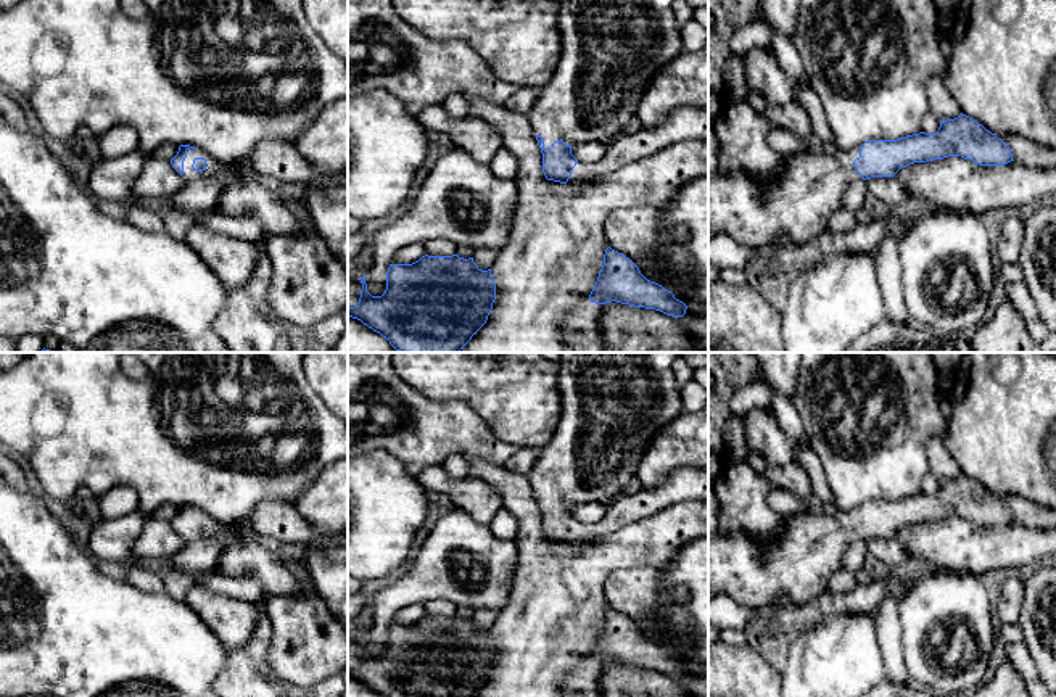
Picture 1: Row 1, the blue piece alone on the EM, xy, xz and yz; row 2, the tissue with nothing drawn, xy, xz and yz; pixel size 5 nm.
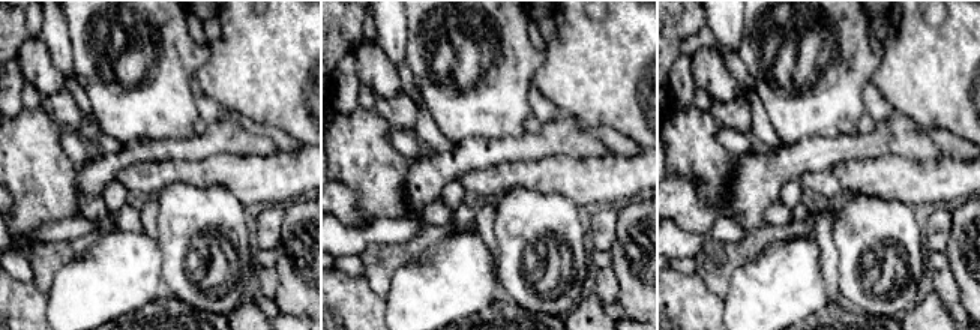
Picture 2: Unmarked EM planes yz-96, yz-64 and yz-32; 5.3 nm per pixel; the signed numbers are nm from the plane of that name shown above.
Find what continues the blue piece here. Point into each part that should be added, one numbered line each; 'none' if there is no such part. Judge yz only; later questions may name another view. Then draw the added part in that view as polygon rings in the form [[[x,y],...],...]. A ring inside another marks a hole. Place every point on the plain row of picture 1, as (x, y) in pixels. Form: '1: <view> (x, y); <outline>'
1: yz (808, 549); [[[808,509],[784,518],[781,531],[768,542],[747,533],[708,534],[708,599],[726,594],[752,610],[774,605],[779,596],[787,596],[795,605],[816,599],[827,591],[829,578],[844,568],[850,546],[863,541],[853,526],[856,518],[860,509],[827,515]]]

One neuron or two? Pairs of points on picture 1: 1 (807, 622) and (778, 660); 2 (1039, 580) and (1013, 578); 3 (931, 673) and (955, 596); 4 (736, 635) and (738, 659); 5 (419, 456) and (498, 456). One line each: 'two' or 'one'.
1: one
2: two
3: one
4: two
5: one

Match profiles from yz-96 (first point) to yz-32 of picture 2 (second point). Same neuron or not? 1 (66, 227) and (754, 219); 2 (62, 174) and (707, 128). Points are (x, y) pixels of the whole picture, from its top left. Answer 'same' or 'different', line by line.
1: different
2: same

